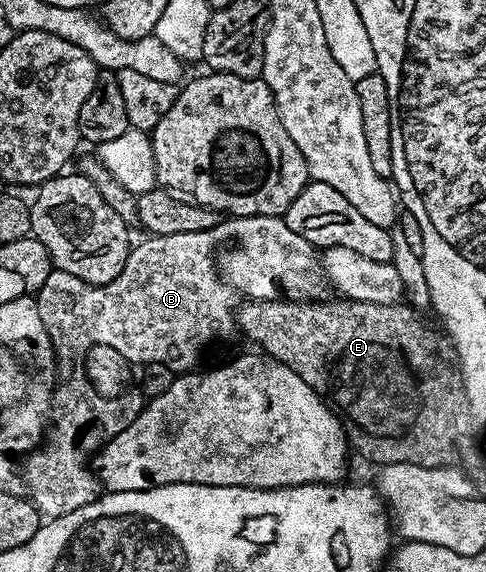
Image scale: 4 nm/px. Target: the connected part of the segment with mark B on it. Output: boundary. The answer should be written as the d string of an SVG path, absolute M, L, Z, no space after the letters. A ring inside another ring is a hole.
M229 216L227 219L222 219L214 227L210 227L206 231L186 231L186 235L162 235L161 237L153 237L151 235L143 238L145 241L135 242L134 251L129 252L126 259L126 267L122 267L122 275L118 275L118 279L114 279L110 283L105 285L91 285L86 283L82 279L78 279L78 275L70 275L66 271L53 268L50 279L46 279L46 283L42 283L40 289L35 290L34 300L38 307L38 316L42 319L42 327L46 327L46 335L50 339L52 344L52 350L56 356L56 391L52 395L52 403L54 406L54 424L51 426L50 433L56 436L56 441L51 439L45 440L43 444L32 450L27 454L26 460L23 462L22 472L24 474L24 483L26 486L27 496L30 498L33 505L40 510L41 514L45 518L51 519L54 517L61 517L66 515L70 511L78 511L78 507L86 507L86 503L96 500L102 493L102 482L95 472L92 473L88 470L88 461L84 458L84 453L75 445L75 441L81 437L84 441L97 441L97 443L103 443L111 437L117 437L119 433L124 430L126 424L126 417L123 417L120 413L100 413L106 405L105 398L98 395L98 391L94 391L94 387L90 383L90 379L86 375L84 370L84 360L86 355L90 351L90 347L95 345L105 345L106 347L114 347L114 351L122 351L124 358L130 363L151 363L157 361L163 365L168 365L172 368L172 372L179 375L195 370L196 360L200 357L200 349L207 347L211 341L216 341L219 337L228 337L237 328L236 319L234 316L234 310L237 308L238 303L230 303L230 301L236 301L230 299L230 295L236 291L236 289L244 289L246 291L246 299L252 303L272 303L280 298L287 298L287 300L294 302L301 301L314 301L325 296L324 293L330 289L330 282L324 272L324 266L321 258L318 256L317 246L311 245L306 239L302 239L302 235L294 235L294 231L290 231L290 227L286 227L286 223L280 217L233 217ZM232 235L244 235L244 249L242 251L236 251L236 253L230 253L226 255L224 259L224 273L222 273L222 281L216 279L220 277L212 263L208 261L208 253L214 245L214 241L220 241L220 239L226 239L226 237L232 237Z

